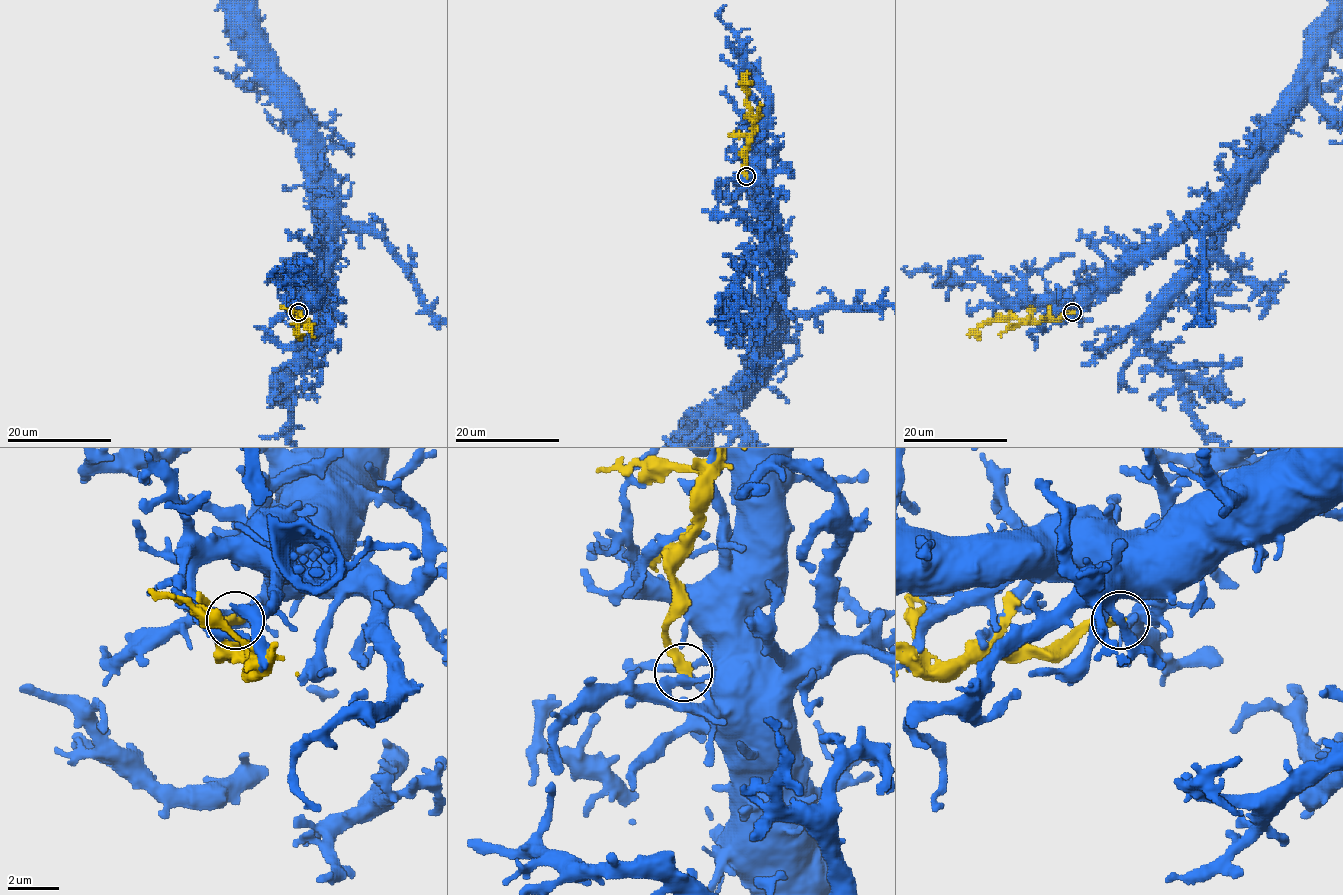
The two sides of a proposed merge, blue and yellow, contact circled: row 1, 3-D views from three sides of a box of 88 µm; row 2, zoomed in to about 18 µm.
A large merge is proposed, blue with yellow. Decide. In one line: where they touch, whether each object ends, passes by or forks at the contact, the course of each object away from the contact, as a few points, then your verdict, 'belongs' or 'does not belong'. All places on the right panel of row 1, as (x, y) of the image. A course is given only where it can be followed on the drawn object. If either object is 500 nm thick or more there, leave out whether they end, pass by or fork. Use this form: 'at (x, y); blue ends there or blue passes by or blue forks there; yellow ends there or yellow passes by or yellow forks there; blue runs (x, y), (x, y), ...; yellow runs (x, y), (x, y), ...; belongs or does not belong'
at (1072, 312); blue ends there; yellow ends there; blue runs (1072, 313), (1230, 183), (1252, 138), (1320, 57), (1315, 54); yellow runs (1072, 313), (1042, 320), (1026, 318), (986, 320), (969, 335); does not belong

